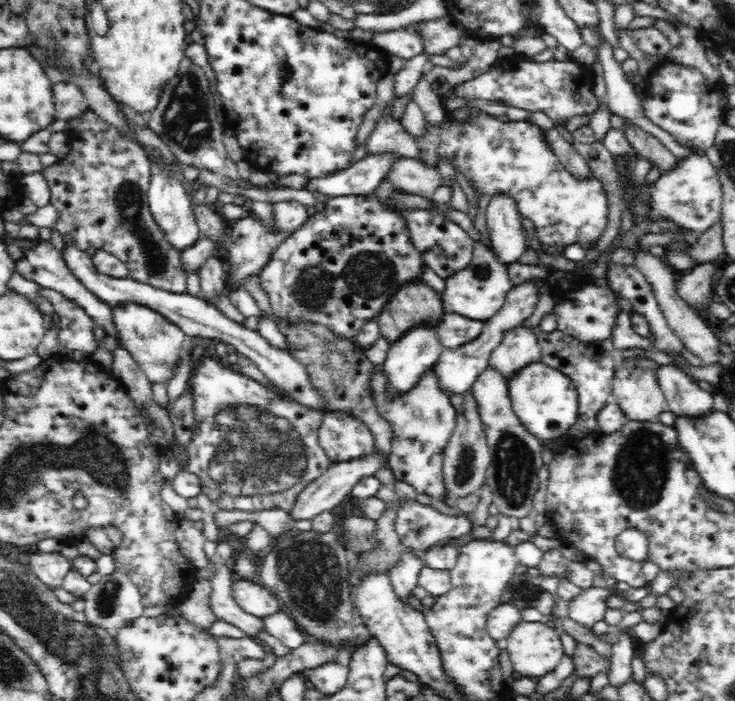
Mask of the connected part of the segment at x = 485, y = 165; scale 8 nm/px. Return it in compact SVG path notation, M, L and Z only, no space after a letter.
M484 114L472 120L470 124L462 126L453 120L447 120L443 127L428 124L428 133L418 139L422 145L423 160L427 164L437 164L437 157L443 156L452 162L455 169L459 169L471 181L472 187L480 193L490 196L501 190L514 196L518 204L519 214L526 216L534 223L539 241L549 254L562 254L567 245L578 243L589 248L601 238L608 226L610 214L610 194L606 184L591 172L586 176L575 176L543 143L537 126L526 121L500 121L492 115Z

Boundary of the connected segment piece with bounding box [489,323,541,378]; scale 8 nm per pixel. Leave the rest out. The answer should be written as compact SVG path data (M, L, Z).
M520 323L508 329L502 342L491 352L489 362L508 378L513 370L523 364L538 361L540 353L537 330Z

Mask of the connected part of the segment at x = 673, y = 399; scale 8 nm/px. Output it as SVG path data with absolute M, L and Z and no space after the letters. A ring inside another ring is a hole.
M671 364L658 370L658 382L665 392L669 409L674 414L688 420L697 420L714 411L713 391L698 387L697 383L689 380L684 372Z

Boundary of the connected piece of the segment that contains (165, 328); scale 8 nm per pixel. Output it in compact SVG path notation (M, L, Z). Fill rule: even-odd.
M122 300L113 306L113 317L116 328L122 337L122 347L140 361L150 382L166 382L176 368L177 354L187 345L188 336L180 327L170 322L165 316L154 311L149 305L136 300Z

